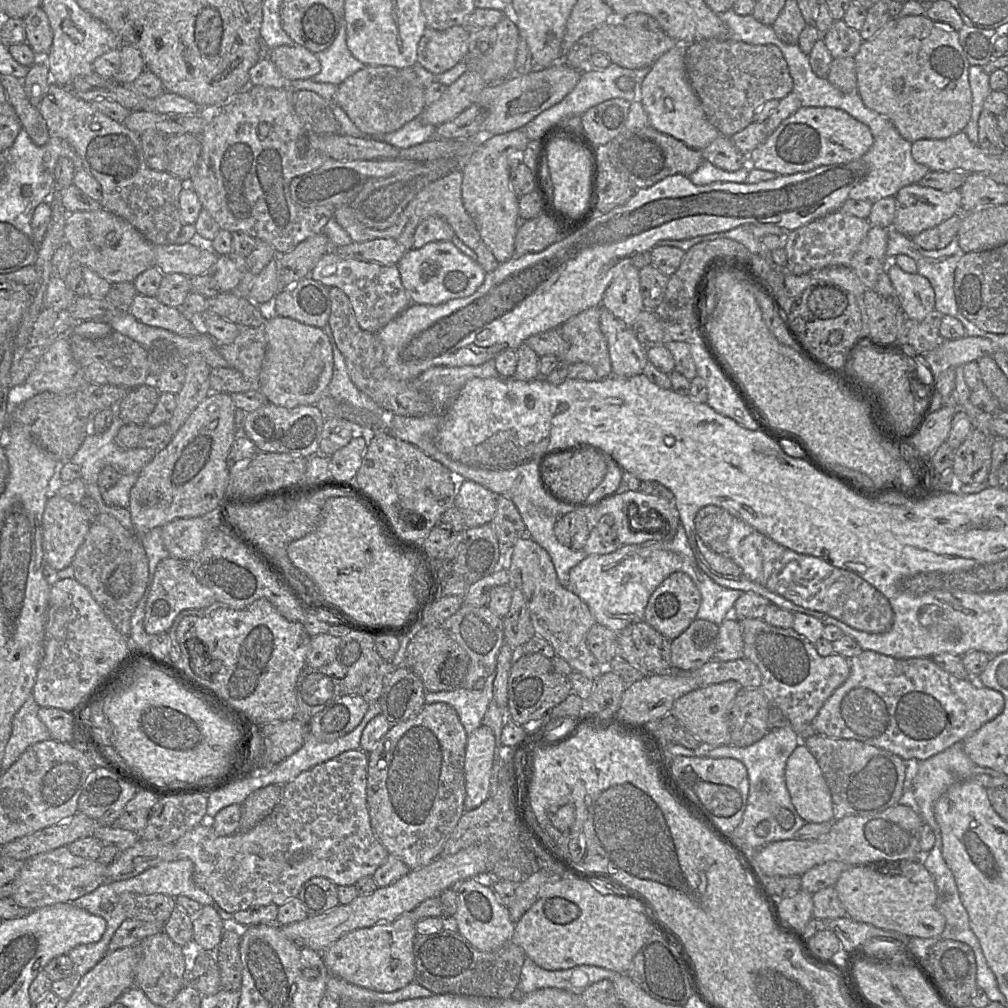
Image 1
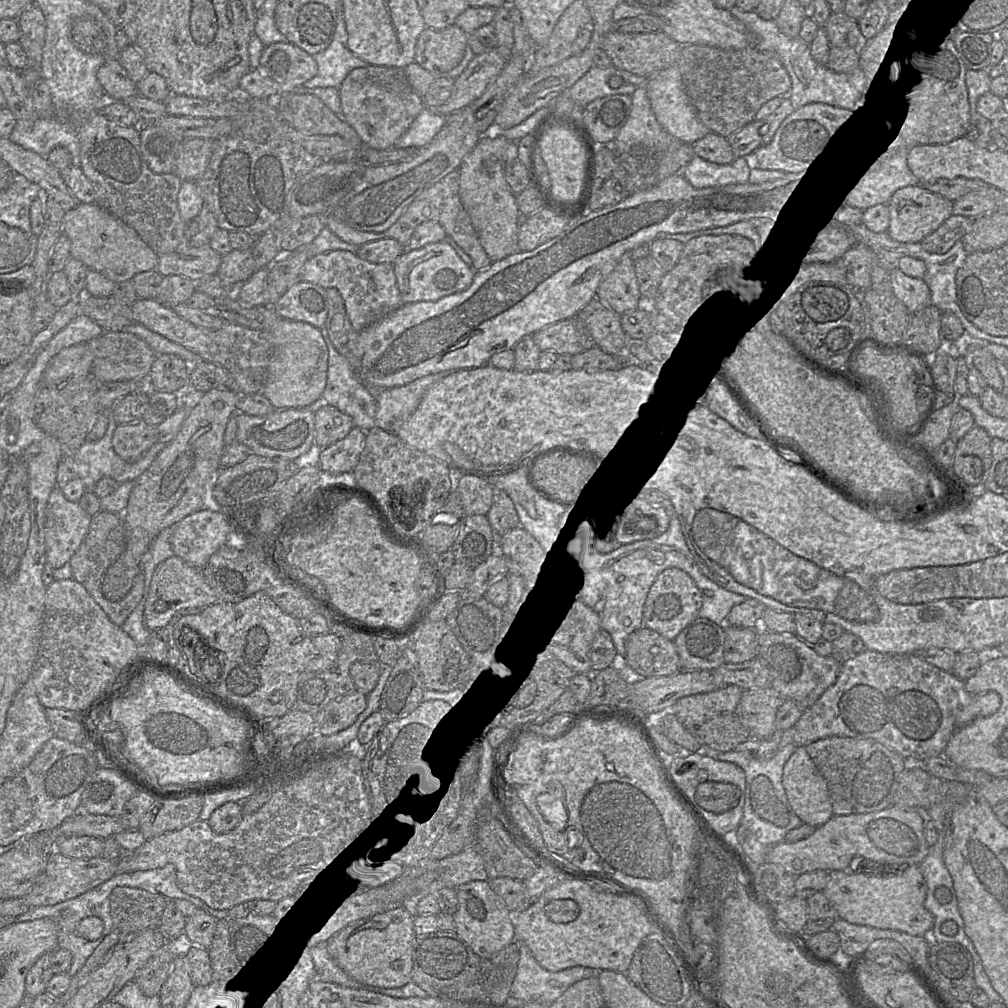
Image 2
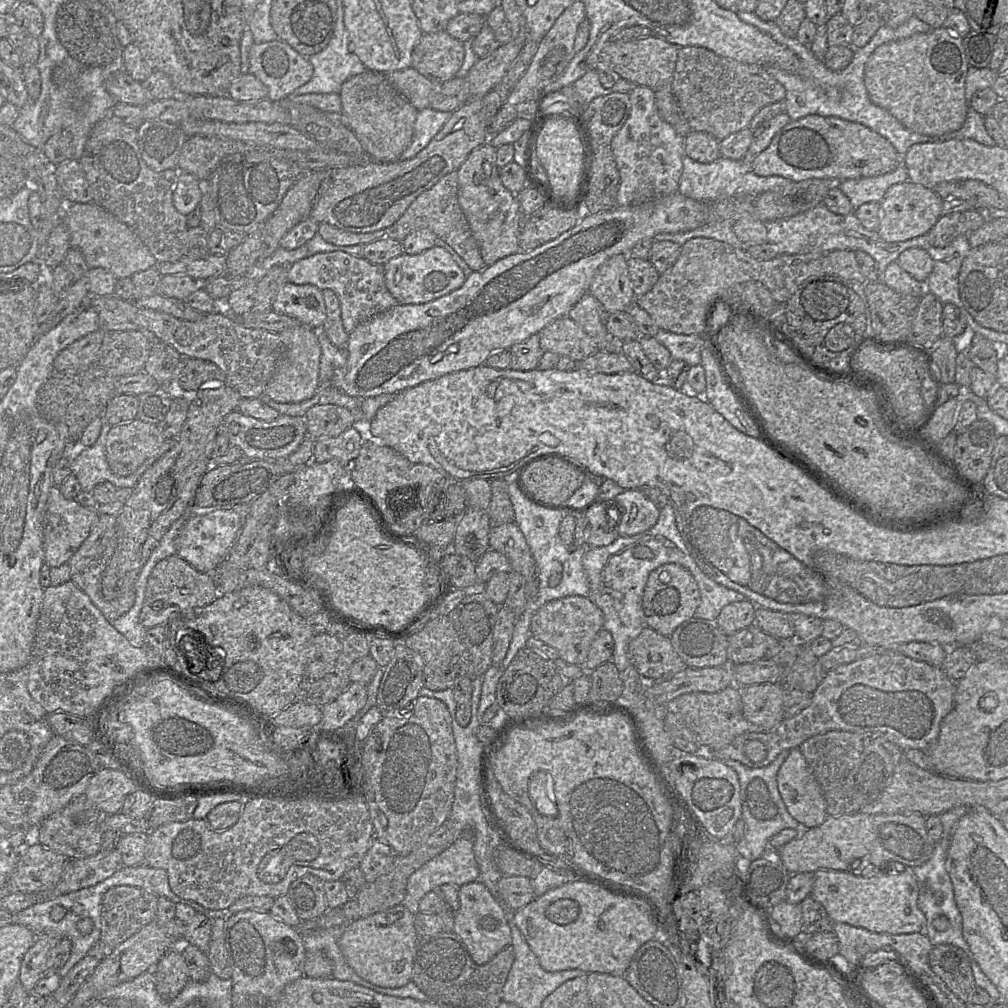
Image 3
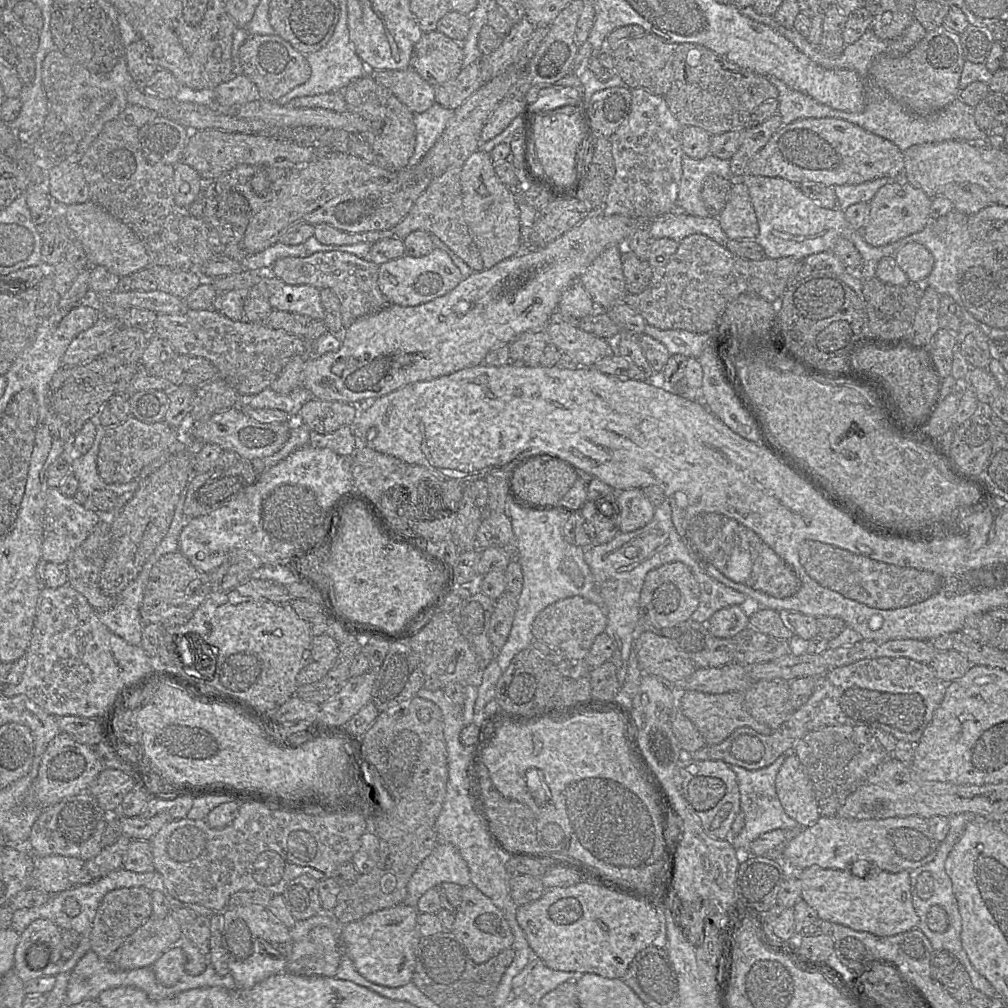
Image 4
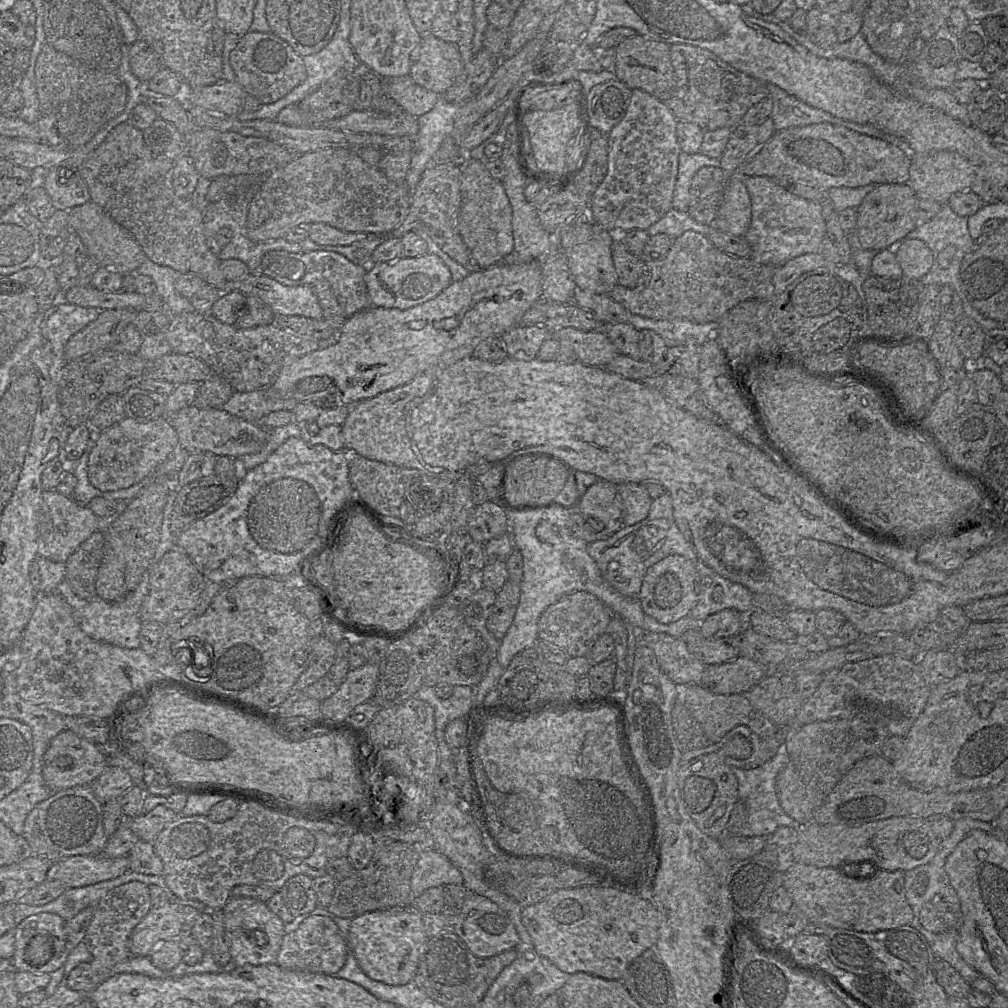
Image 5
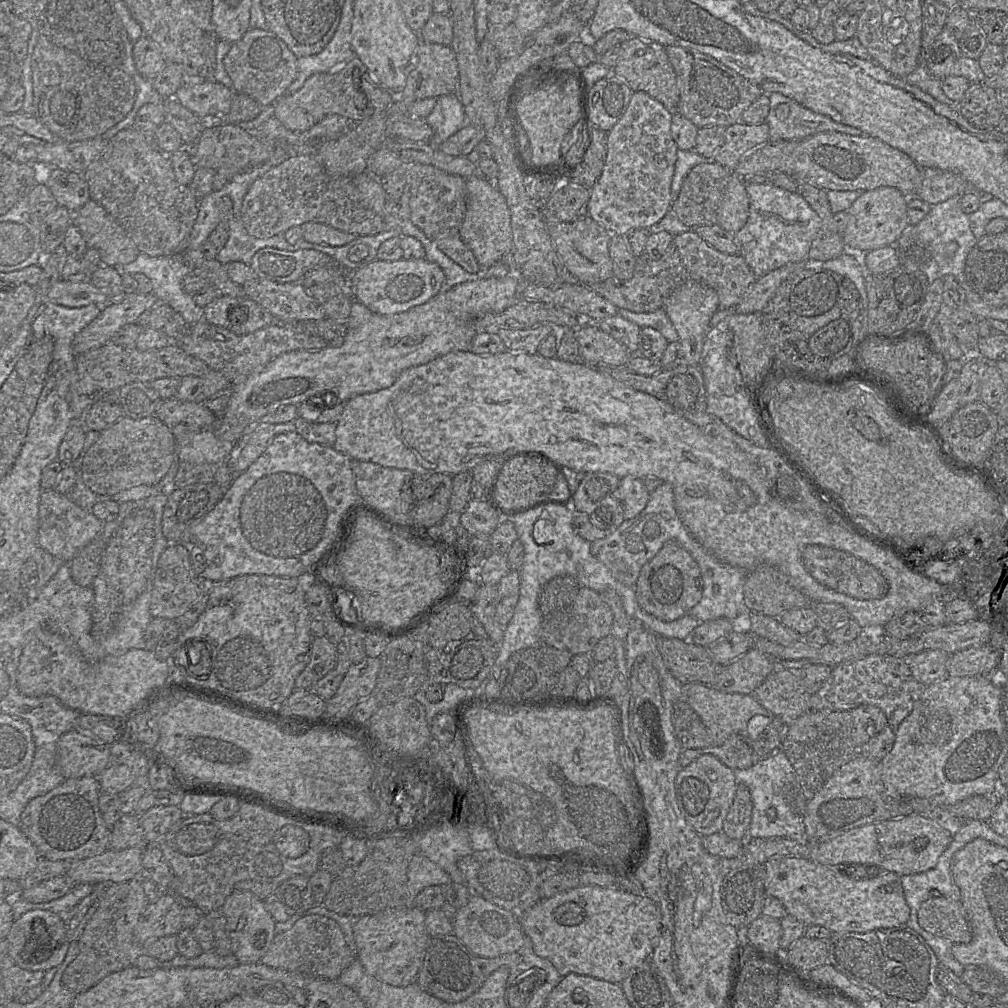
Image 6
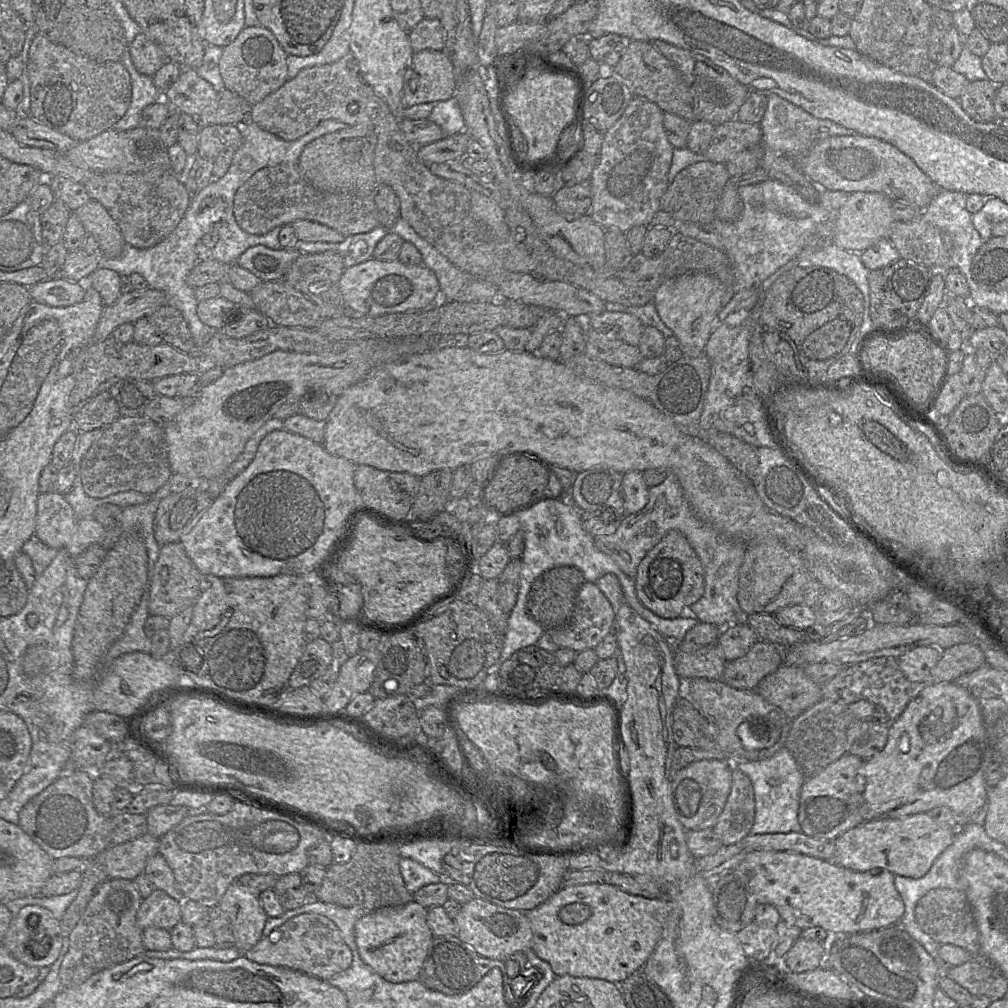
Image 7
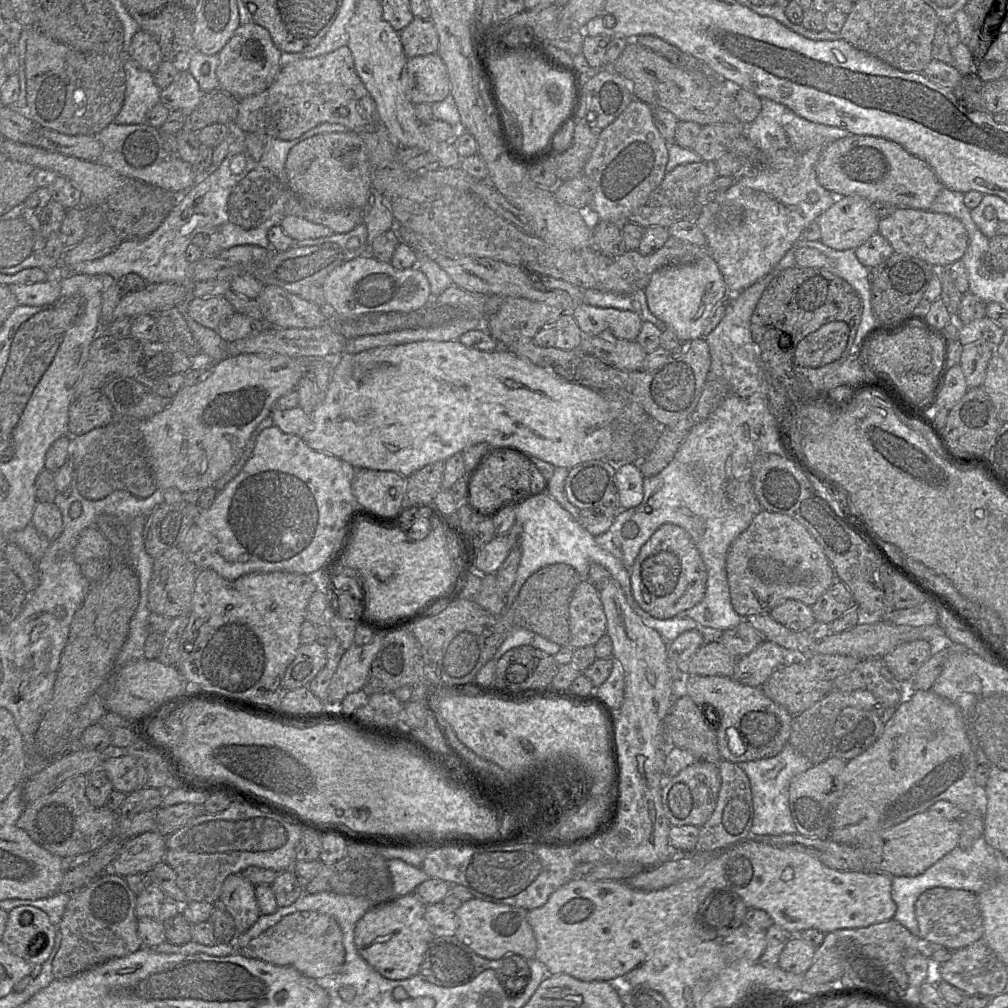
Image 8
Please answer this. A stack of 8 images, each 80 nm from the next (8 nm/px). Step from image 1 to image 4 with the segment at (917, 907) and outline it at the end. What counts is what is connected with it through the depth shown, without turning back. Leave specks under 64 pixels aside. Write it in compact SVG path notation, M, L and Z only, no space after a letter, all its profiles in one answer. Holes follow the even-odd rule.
M819 866L798 871L801 899L811 906L819 919L876 936L894 936L915 929L919 923L912 904L910 871L890 873L873 870L863 878L852 871L823 869Z

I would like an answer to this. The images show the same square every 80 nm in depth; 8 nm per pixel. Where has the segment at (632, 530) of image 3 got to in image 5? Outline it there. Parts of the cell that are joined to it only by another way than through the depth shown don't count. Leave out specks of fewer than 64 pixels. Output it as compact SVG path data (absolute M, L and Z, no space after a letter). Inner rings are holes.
M641 483L619 486L619 497L625 525L634 525L648 516L653 499Z

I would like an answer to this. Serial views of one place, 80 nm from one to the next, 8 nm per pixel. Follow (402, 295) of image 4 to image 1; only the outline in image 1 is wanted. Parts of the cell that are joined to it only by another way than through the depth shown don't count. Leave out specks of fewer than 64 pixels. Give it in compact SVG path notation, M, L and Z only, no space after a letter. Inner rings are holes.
M451 241L430 242L421 248L407 250L397 266L411 303L415 304L440 305L452 299L468 297L482 285L486 276L479 263L463 254Z

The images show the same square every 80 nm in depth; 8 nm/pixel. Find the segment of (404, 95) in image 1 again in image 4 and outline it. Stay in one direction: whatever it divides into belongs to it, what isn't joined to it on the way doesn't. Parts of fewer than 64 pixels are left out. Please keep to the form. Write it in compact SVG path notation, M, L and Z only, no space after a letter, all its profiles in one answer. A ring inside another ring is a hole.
M365 75L351 81L342 90L347 104L347 111L358 114L367 121L379 121L379 133L360 133L370 145L375 165L389 170L398 171L409 165L416 142L416 126L414 114L389 89L379 84L371 76Z

